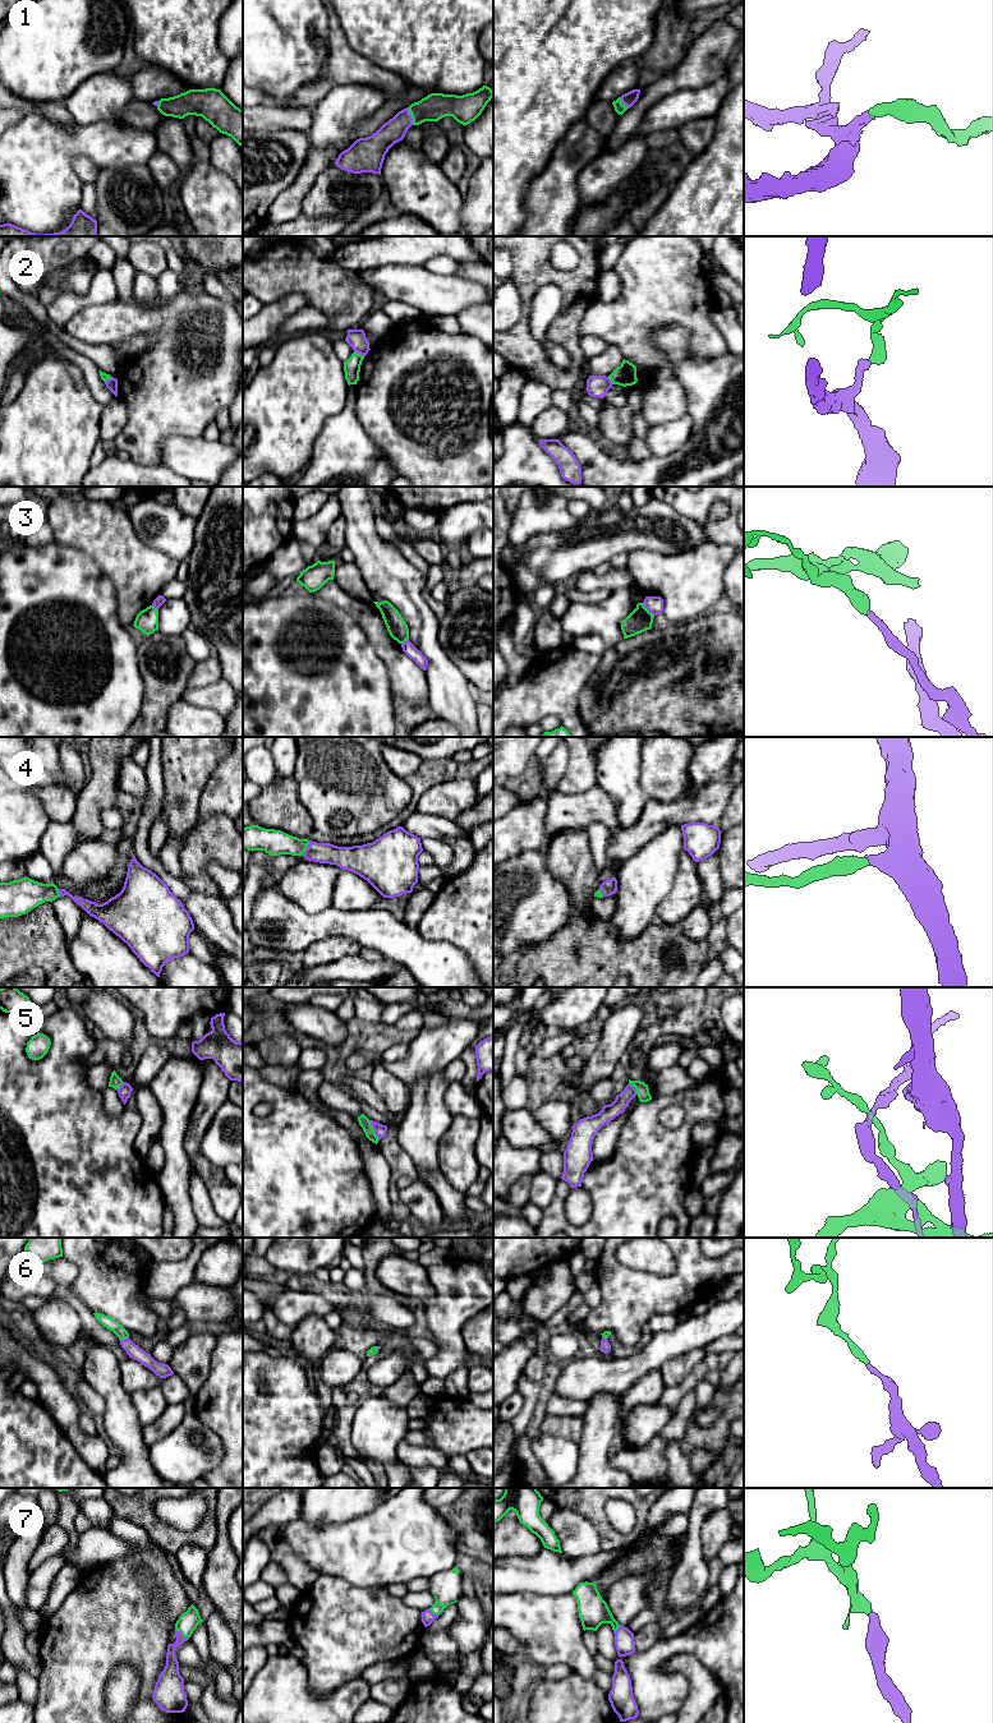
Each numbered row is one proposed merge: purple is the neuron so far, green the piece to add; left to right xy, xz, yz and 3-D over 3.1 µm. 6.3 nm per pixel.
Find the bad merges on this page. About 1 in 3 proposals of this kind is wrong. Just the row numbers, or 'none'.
2, 3, 5

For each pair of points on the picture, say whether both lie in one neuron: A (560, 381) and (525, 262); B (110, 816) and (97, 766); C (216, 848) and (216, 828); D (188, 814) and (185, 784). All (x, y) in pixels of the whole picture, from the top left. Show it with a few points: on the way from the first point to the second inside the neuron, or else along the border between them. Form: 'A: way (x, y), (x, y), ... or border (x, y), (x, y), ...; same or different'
A: way (529, 353), (524, 348), (525, 293); same
B: border (114, 806), (106, 807), (101, 812), (102, 828); different
C: way (216, 843), (216, 833); same
D: way (187, 806), (185, 792); same

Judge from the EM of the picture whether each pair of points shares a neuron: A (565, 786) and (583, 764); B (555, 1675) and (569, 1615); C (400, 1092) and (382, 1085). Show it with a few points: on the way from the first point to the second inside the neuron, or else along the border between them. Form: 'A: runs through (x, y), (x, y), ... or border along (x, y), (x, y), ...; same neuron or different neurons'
A: runs through (570, 781), (580, 769); same neuron
B: border along (543, 1668), (551, 1664), (566, 1664), (573, 1669); different neurons
C: runs through (396, 1092), (386, 1085); same neuron

